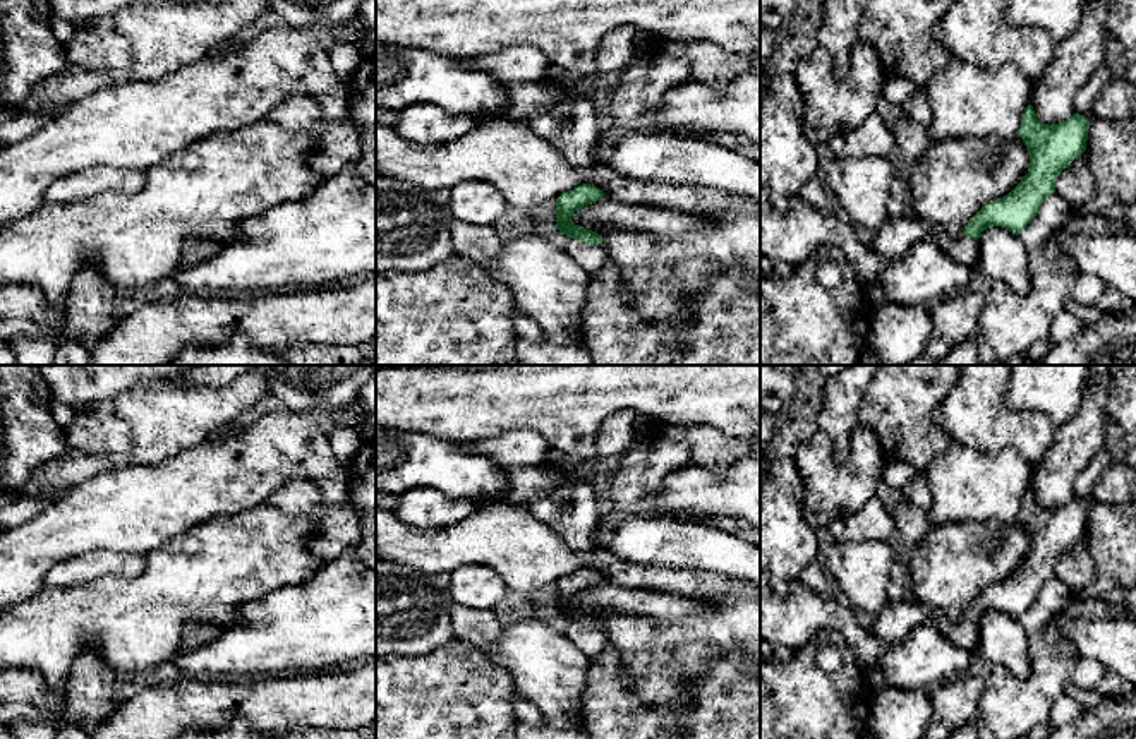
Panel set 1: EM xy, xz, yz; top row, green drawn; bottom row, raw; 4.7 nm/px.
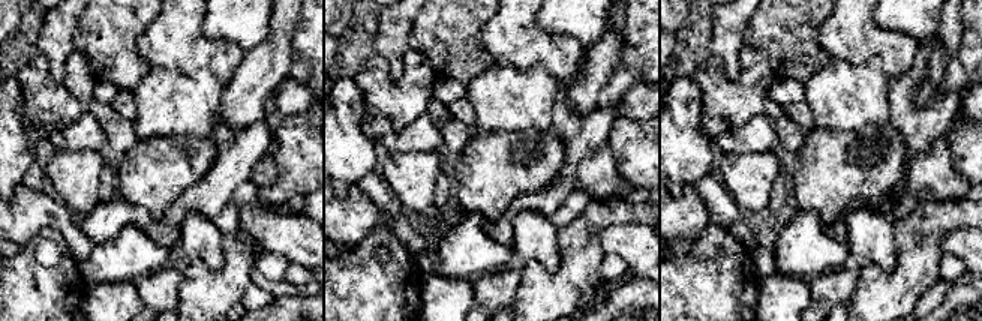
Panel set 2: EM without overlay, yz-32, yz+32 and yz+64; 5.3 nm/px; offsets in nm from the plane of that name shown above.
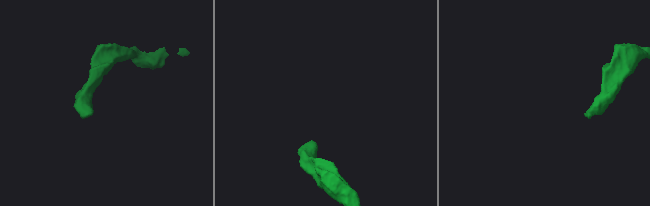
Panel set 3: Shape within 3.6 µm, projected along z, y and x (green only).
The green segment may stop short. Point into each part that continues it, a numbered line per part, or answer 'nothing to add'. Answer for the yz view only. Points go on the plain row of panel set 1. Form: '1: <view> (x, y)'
1: yz (896, 619)

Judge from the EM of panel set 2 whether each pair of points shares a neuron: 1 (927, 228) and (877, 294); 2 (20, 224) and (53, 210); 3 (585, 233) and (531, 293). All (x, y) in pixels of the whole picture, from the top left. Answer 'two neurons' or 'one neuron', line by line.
1: one neuron
2: one neuron
3: one neuron

